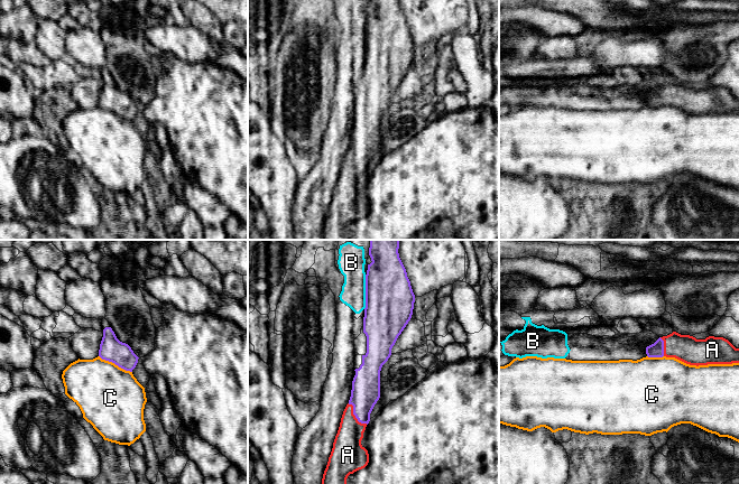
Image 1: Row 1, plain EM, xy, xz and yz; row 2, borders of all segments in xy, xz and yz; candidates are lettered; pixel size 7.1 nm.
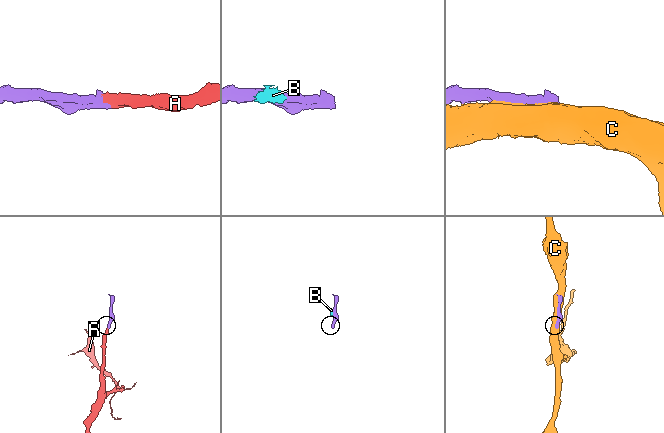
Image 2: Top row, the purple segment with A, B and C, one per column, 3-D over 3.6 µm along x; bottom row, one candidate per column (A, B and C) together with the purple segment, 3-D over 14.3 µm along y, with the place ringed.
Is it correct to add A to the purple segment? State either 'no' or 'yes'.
yes

